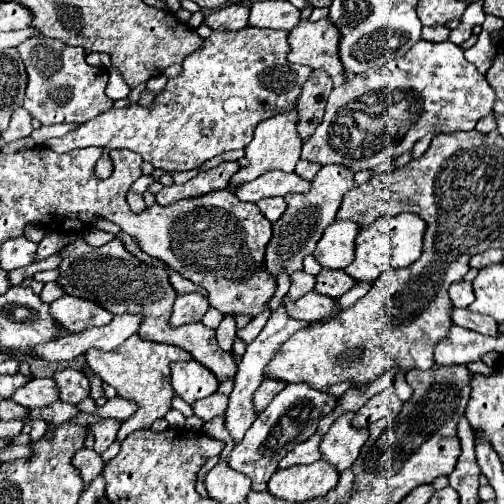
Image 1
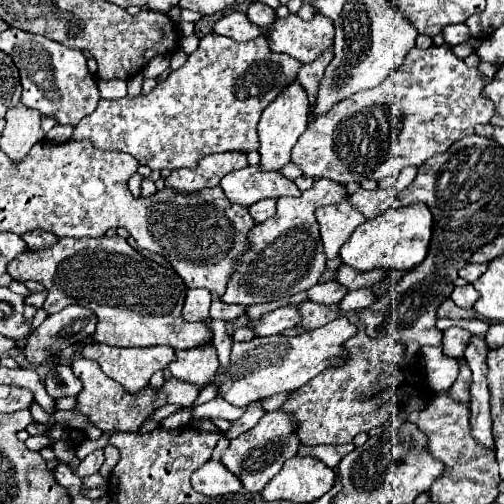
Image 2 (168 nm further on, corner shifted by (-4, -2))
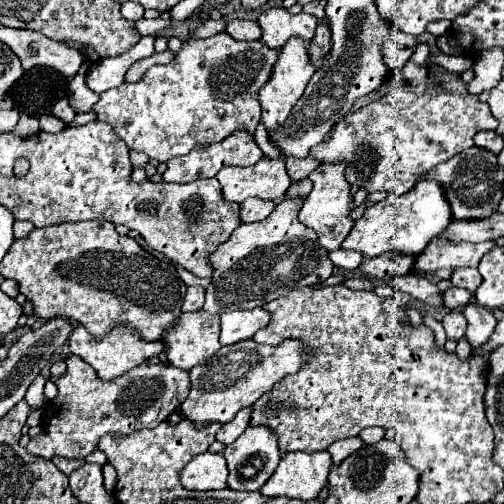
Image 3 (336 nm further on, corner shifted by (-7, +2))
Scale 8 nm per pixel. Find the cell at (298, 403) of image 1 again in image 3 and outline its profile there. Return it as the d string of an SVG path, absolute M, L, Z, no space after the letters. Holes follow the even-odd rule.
M247 427L237 437L237 441L233 441L229 447L225 447L223 455L227 459L227 469L229 469L227 487L235 489L235 491L259 491L263 487L263 483L273 475L273 471L277 469L277 463L281 459L277 439L267 427Z

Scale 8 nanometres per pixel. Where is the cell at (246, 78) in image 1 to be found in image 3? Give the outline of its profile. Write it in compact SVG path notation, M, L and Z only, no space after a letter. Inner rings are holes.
M217 33L209 39L189 39L171 63L151 67L137 83L123 83L123 87L101 93L101 99L93 109L97 111L99 121L113 125L115 133L127 143L129 149L141 151L151 159L165 163L177 155L187 155L195 147L219 143L237 129L247 129L253 133L261 115L257 95L267 83L277 57L279 51L261 41L235 41L227 33Z

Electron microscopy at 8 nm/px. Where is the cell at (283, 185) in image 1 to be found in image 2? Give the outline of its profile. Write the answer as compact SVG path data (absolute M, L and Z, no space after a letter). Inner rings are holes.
M252 165L232 171L226 177L222 177L220 187L224 189L226 197L232 203L238 205L254 205L256 201L268 199L268 197L282 197L282 195L300 195L300 189L294 185L292 179L284 177L278 171L260 171Z

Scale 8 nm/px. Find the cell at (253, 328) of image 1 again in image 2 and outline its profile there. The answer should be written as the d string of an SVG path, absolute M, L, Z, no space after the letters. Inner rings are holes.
M318 283L314 285L312 289L306 291L310 301L316 301L316 303L324 303L324 305L332 305L332 303L338 303L348 291L338 283Z

